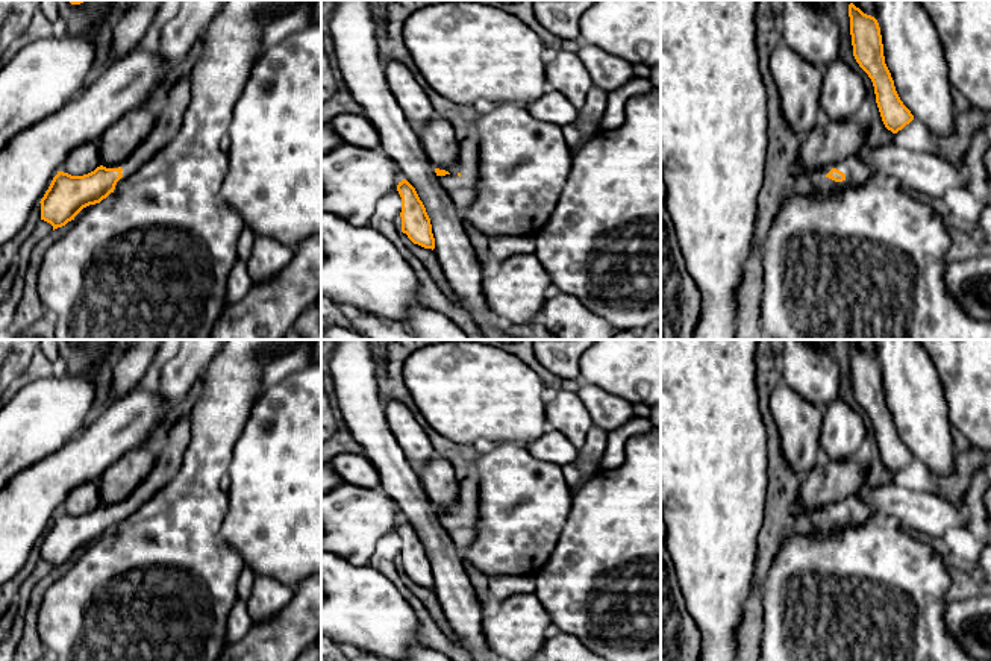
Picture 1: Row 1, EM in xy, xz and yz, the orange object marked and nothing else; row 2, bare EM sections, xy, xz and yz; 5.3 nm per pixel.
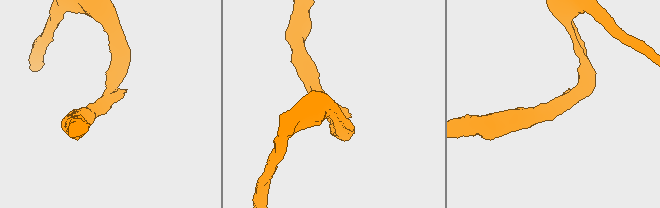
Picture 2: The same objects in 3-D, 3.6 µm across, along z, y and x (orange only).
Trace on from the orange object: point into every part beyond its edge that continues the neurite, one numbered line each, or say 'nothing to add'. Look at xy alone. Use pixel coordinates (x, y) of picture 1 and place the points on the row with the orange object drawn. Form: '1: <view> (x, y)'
1: xy (168, 122)

